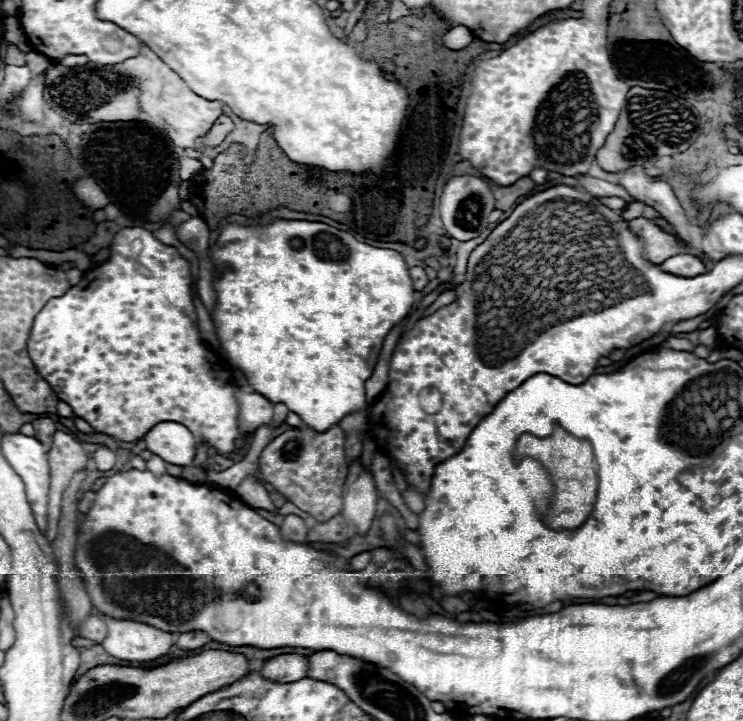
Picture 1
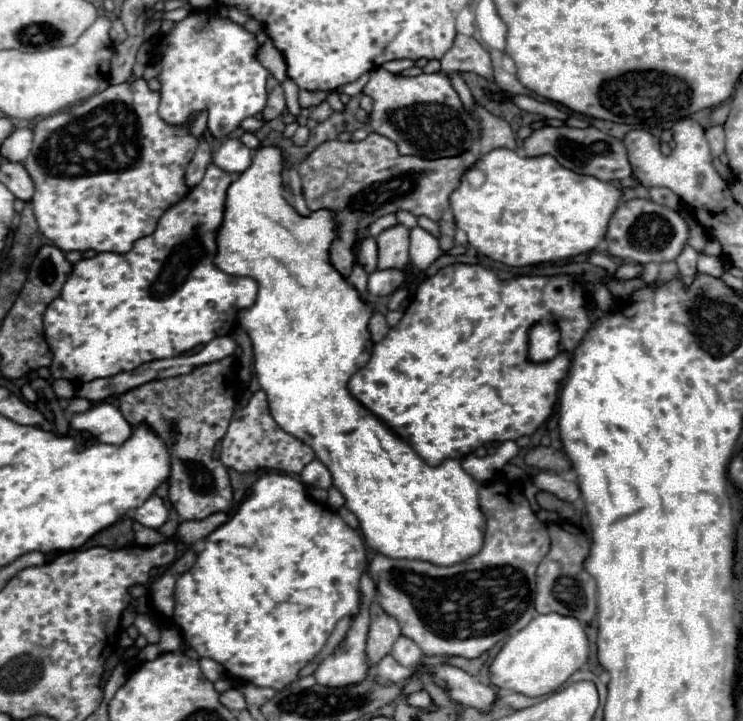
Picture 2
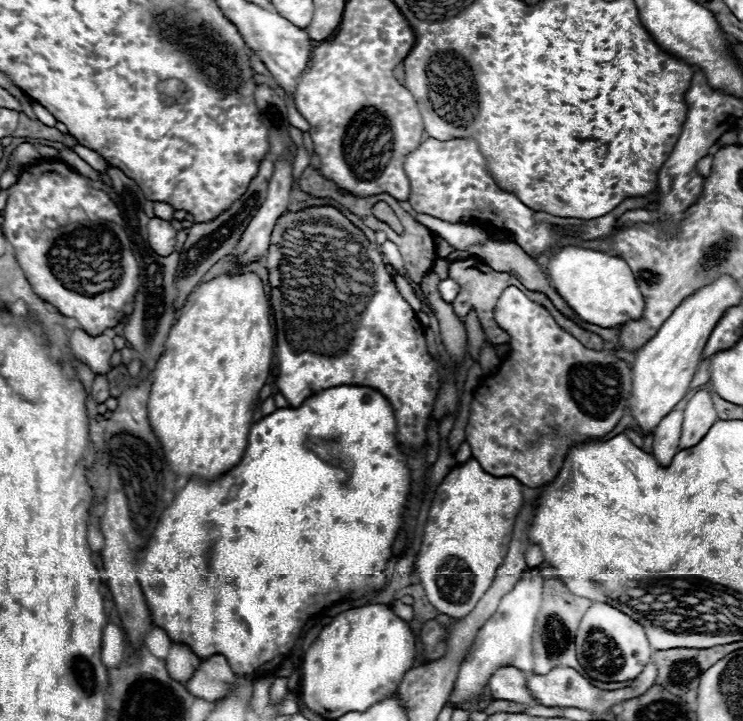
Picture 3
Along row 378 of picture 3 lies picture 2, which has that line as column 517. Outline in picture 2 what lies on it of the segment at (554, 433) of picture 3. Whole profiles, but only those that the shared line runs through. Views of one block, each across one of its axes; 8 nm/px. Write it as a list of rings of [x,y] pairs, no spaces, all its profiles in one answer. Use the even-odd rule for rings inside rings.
[[[480,486],[480,508],[486,516],[486,540],[480,554],[456,566],[434,566],[422,560],[398,560],[384,554],[376,554],[368,564],[368,574],[376,584],[376,600],[384,612],[398,620],[402,634],[412,638],[424,656],[464,656],[478,658],[496,646],[500,640],[522,630],[534,616],[534,596],[536,596],[536,568],[550,550],[548,528],[538,520],[530,502],[520,488],[514,486]]]

